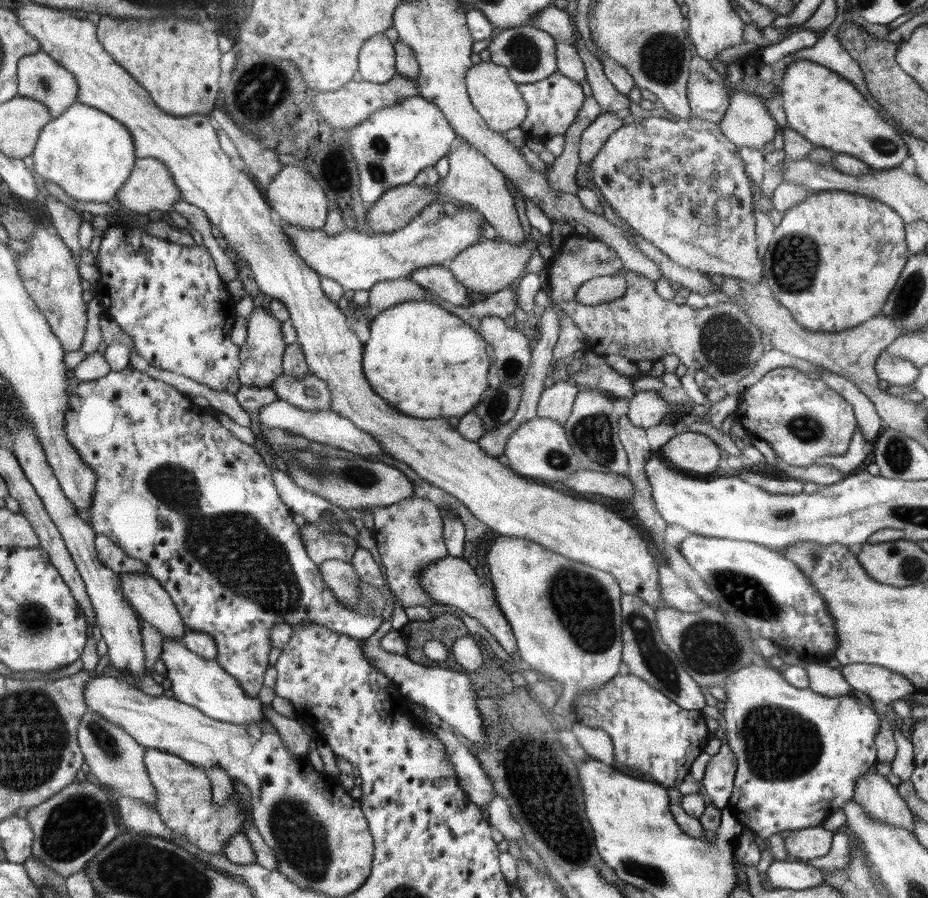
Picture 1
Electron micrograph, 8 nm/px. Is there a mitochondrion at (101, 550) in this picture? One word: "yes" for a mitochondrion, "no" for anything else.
no

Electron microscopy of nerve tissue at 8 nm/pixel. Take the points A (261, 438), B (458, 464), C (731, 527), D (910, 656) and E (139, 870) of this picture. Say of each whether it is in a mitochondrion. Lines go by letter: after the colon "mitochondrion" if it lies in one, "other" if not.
A: other
B: other
C: other
D: other
E: mitochondrion

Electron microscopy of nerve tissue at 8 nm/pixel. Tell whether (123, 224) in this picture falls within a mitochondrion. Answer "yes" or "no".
no

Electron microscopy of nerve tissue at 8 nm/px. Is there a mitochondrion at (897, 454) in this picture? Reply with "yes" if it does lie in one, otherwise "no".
yes

